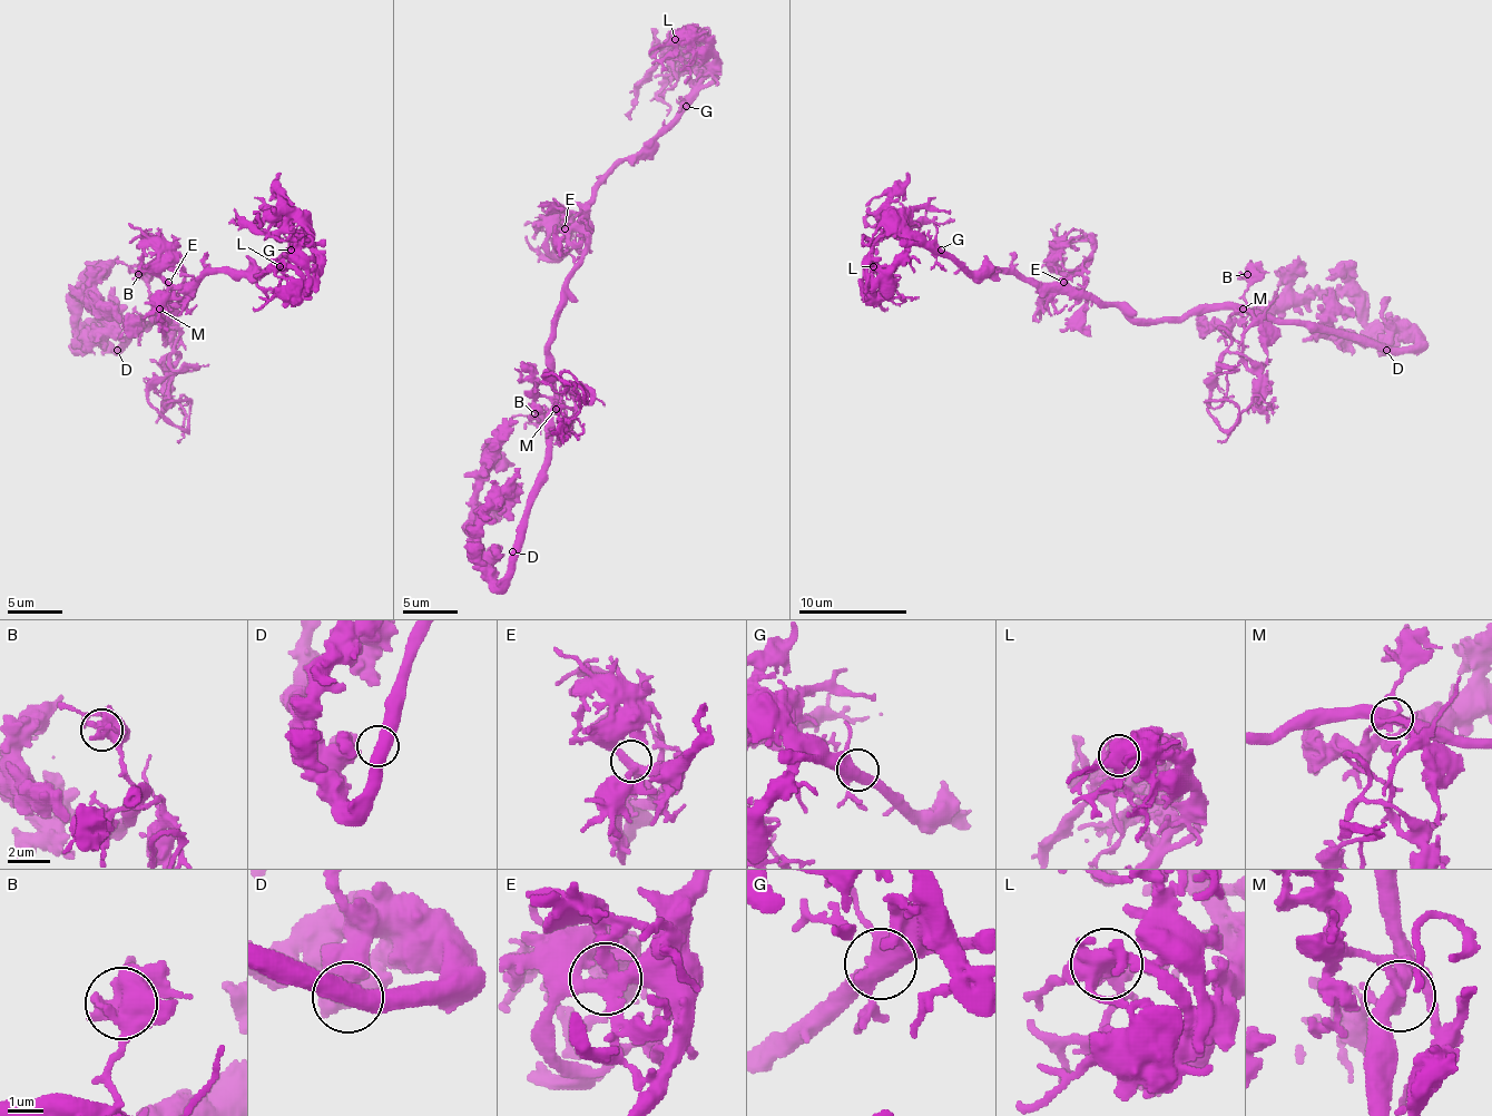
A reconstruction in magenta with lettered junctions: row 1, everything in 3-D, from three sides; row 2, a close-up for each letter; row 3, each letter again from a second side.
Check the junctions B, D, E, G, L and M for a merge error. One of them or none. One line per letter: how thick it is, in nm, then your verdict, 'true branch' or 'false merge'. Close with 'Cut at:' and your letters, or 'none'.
B: 480 nm | true branch
D: 400 nm | true branch
E: 360 nm | true branch
G: 440 nm | true branch
L: 440 nm | true branch
M: 440 nm | false merge
Cut at: M

